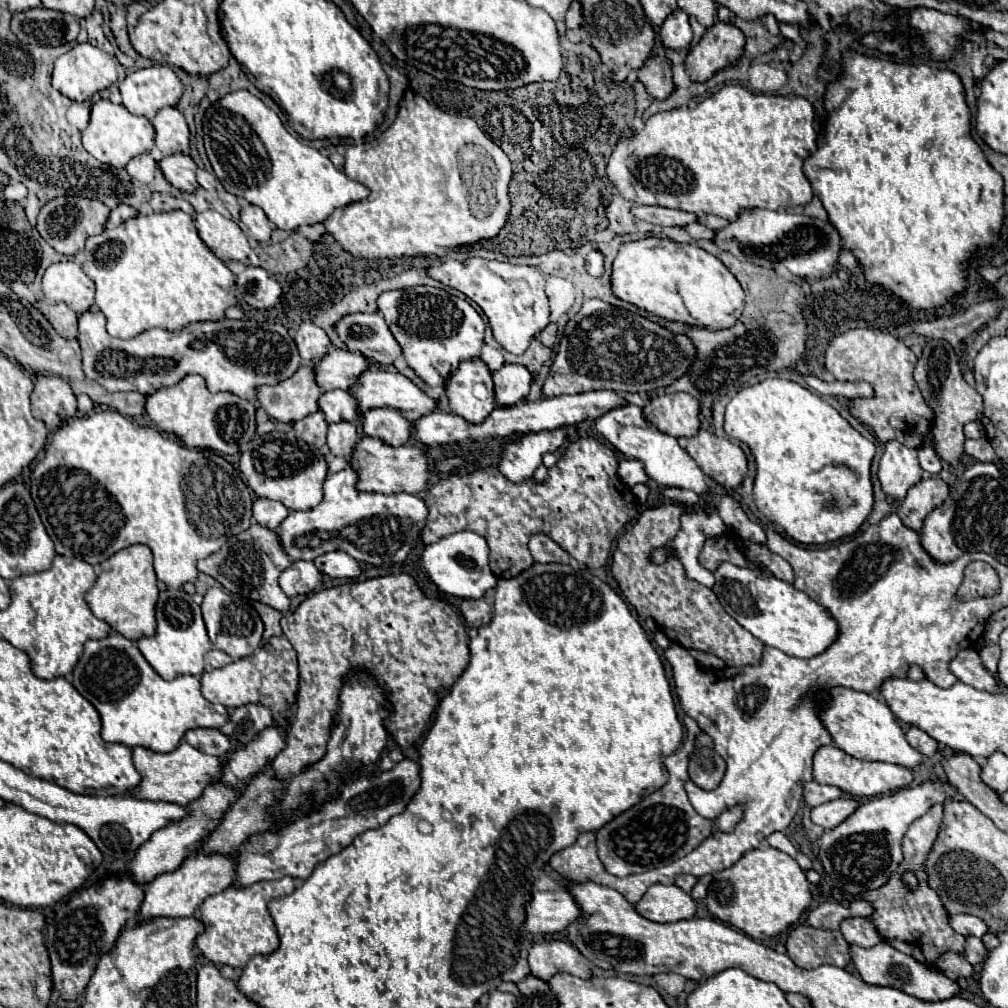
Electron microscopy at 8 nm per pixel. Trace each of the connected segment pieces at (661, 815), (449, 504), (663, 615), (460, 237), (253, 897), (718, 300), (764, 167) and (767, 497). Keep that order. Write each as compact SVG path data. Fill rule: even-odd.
M684 718L686 726L686 744L672 756L664 760L664 766L668 770L668 782L658 790L640 800L630 810L622 812L614 820L610 820L606 826L602 826L596 832L596 844L598 844L598 856L604 864L604 868L614 876L630 876L640 874L656 866L666 866L688 852L692 852L706 836L710 836L712 830L730 832L734 824L742 818L742 808L736 806L732 810L722 812L714 822L702 818L696 814L692 804L688 802L684 782L688 780L688 756L694 748L694 738L700 732L698 724L692 718Z
M580 436L568 446L566 454L558 460L558 464L548 470L548 480L544 484L536 484L534 480L514 484L508 482L496 468L478 468L470 474L450 474L424 492L424 500L428 498L426 504L430 514L428 524L422 530L422 542L434 544L446 534L454 534L458 530L472 530L476 534L482 534L482 538L486 538L488 542L490 570L494 572L494 576L514 578L522 570L532 566L528 540L532 534L542 532L550 536L558 546L562 546L580 564L586 564L588 568L602 568L610 558L610 550L618 534L624 530L626 524L630 524L638 516L636 498L632 490L620 482L620 478L616 476L616 468L618 456L612 448L604 446L594 438Z
M664 502L658 508L644 510L616 544L610 568L612 576L616 578L622 594L634 606L638 616L652 616L658 630L662 630L668 640L678 642L684 648L714 654L728 666L758 666L762 660L764 644L740 624L736 624L730 614L726 614L710 588L704 588L700 582L686 578L678 556L672 554L674 550L668 550L668 560L664 564L650 562L650 552L676 536L682 512L694 512L694 508L686 508L676 502Z
M408 94L402 102L394 124L380 138L346 148L344 172L352 180L368 186L372 194L360 204L336 208L324 222L326 230L344 250L364 258L442 254L444 248L456 248L496 236L510 212L508 182L512 178L512 168L508 156L472 118L446 114L418 94ZM468 142L484 146L498 168L496 212L484 220L478 220L470 212L466 188L460 180L458 150ZM366 154L370 154L370 158L366 158Z
M280 878L272 882L256 882L246 890L226 888L210 898L206 898L200 906L200 922L204 924L204 932L196 938L196 948L204 954L206 960L214 962L216 966L232 966L244 968L248 960L256 954L272 954L280 940L276 934L274 920L268 912L268 902L272 898L280 898L294 892L292 878Z
M670 238L626 242L614 260L612 292L620 300L632 302L666 320L678 320L708 330L734 326L744 308L740 282L716 256L694 244L680 244Z
M724 86L696 108L676 108L650 116L640 132L618 140L608 160L608 180L632 204L676 208L692 214L716 214L734 220L740 208L792 208L812 200L812 186L802 172L804 160L816 150L814 108L802 96L754 94L742 86Z
M768 378L740 390L726 406L724 432L730 438L748 444L756 462L752 490L754 504L770 522L782 526L794 542L810 546L852 536L872 512L874 496L870 464L874 458L874 444L866 440L858 430L854 430L846 418L842 418L830 404L826 404L808 388L802 388L790 380Z

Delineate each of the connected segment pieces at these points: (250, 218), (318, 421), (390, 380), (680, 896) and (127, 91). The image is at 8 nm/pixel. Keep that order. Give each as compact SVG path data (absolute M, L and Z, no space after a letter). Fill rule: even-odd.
M246 206L240 210L240 220L246 224L246 228L250 230L250 236L262 244L270 242L270 232L272 226L264 214L264 210L260 206Z
M320 410L302 418L302 420L298 420L298 422L294 422L294 430L296 430L296 436L302 438L308 444L314 444L318 448L326 444L328 422L324 420L324 414Z
M366 370L360 376L358 384L354 388L350 388L350 392L358 398L362 410L386 406L386 408L394 408L394 410L402 412L412 422L418 420L418 418L422 418L422 416L426 416L426 414L430 414L430 412L434 412L436 404L438 404L438 400L434 400L426 392L422 392L410 378L406 378L406 376L398 374L398 372L386 372L386 370L378 370L378 372Z
M654 884L634 904L634 910L652 922L678 922L694 916L696 902L678 886Z
M156 64L156 66L142 68L142 70L128 74L126 80L120 84L120 94L122 94L124 106L128 108L128 112L132 112L136 116L146 116L148 120L152 120L154 114L158 114L158 110L162 110L166 106L176 106L180 102L180 98L184 94L184 84L170 66Z

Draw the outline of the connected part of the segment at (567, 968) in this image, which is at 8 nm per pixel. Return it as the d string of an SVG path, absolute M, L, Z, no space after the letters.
M560 940L532 942L528 964L530 970L534 970L534 976L542 980L550 980L556 972L574 974L578 978L590 976L588 960L570 942Z

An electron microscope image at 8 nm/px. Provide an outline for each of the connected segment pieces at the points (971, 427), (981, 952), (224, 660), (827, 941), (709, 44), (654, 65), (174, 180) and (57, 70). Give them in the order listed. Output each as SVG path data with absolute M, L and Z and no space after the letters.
M974 420L974 422L968 422L964 426L964 436L966 438L982 438L984 436L984 426L980 420Z
M966 936L966 946L964 946L964 958L972 964L972 966L976 966L976 964L980 964L982 962L982 958L986 956L986 946L982 944L982 940L980 938L974 938L974 936Z
M210 650L210 652L206 654L206 662L208 662L212 668L222 668L222 666L230 664L232 658L230 658L228 654L220 652L220 650Z
M796 926L786 938L786 954L798 968L818 968L832 964L844 968L850 962L848 942L840 930L818 930L812 926Z
M716 20L702 40L686 56L686 72L694 82L706 82L718 70L738 62L742 56L744 34L730 22Z
M650 56L638 70L638 80L648 88L648 94L652 94L654 98L668 98L674 90L670 60L666 56Z
M172 154L160 160L160 168L166 176L166 180L182 190L182 192L194 192L198 188L196 182L196 162L188 154Z
M76 44L72 50L68 50L66 54L62 54L56 64L54 64L54 74L52 74L52 86L66 98L76 100L76 102L84 102L88 98L92 98L94 94L106 90L110 84L114 84L118 80L118 72L114 66L114 60L102 52L100 48L92 46L92 44Z

